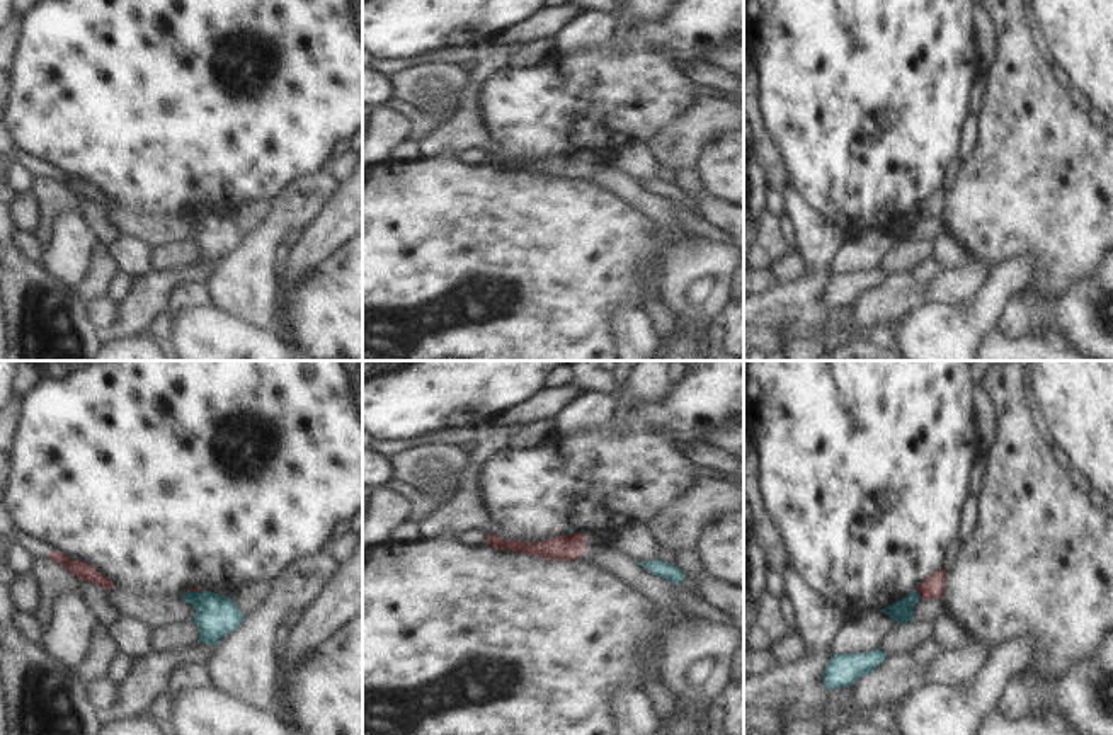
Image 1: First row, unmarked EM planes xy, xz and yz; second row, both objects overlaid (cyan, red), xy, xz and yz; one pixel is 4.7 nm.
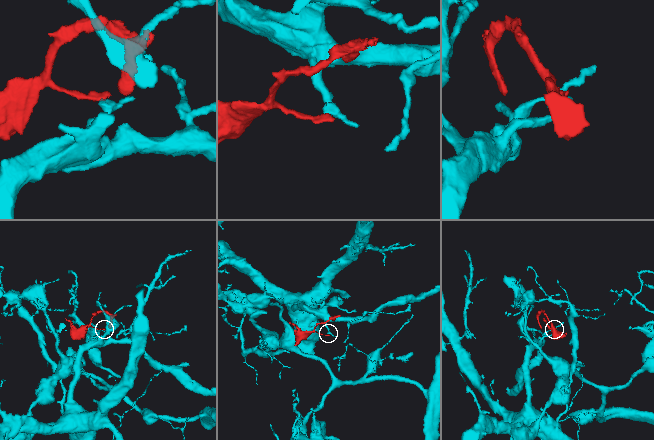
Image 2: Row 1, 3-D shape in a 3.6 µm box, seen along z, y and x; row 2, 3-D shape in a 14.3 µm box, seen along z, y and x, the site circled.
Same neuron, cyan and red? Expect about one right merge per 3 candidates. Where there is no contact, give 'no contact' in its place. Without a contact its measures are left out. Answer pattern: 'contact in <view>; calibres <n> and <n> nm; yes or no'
contact in yz; calibres 100 and 100 nm; no

